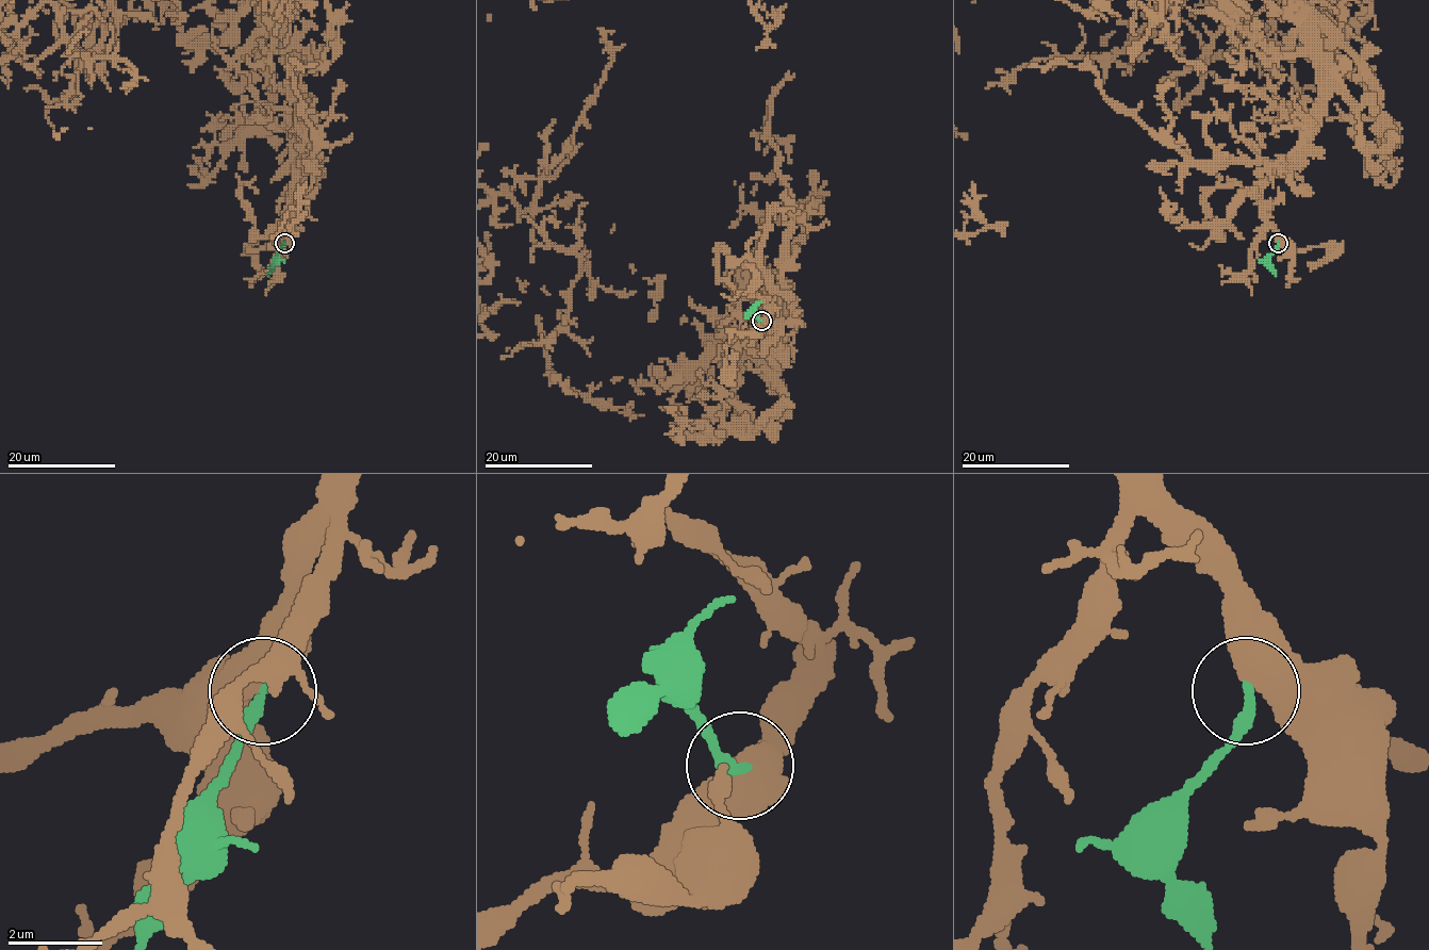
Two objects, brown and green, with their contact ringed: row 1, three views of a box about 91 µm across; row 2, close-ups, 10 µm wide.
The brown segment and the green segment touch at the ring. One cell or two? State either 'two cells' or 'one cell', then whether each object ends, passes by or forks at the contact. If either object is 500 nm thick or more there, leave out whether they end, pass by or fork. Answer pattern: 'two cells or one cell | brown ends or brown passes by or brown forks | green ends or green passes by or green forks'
two cells

